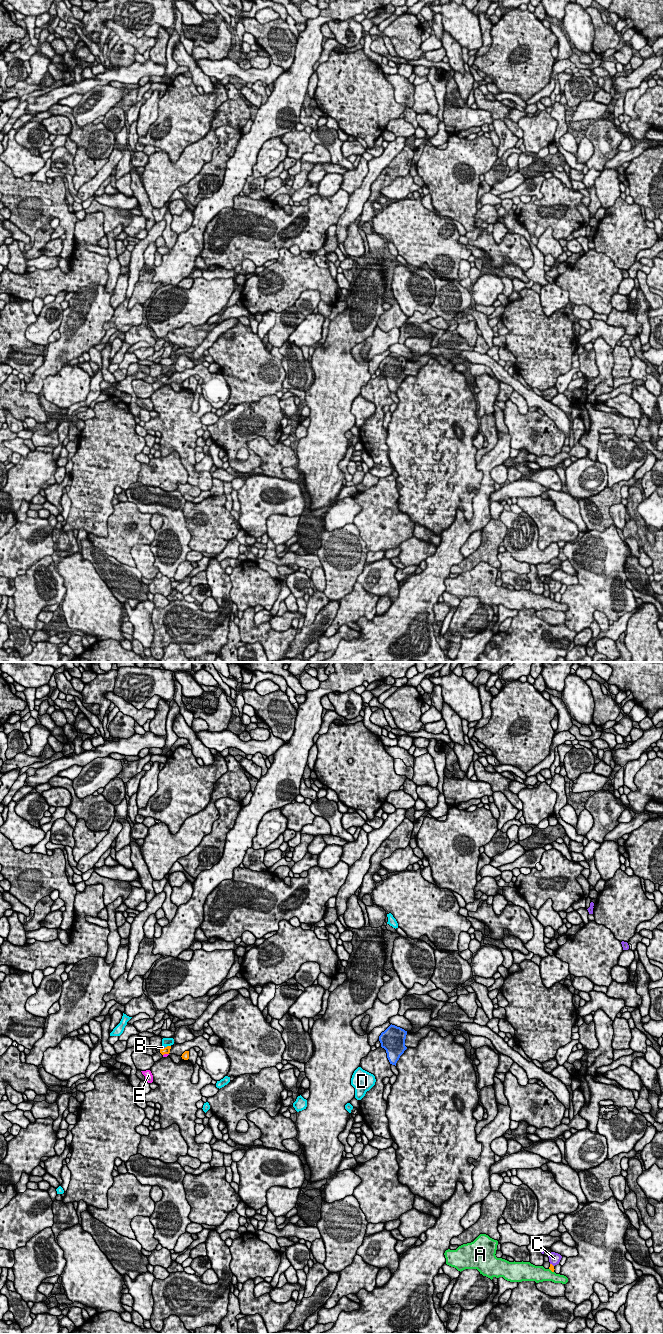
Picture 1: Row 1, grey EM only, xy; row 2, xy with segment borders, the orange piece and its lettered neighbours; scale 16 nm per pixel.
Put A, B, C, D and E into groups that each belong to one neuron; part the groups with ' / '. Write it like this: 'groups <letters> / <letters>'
groups A / B / C / D / E

